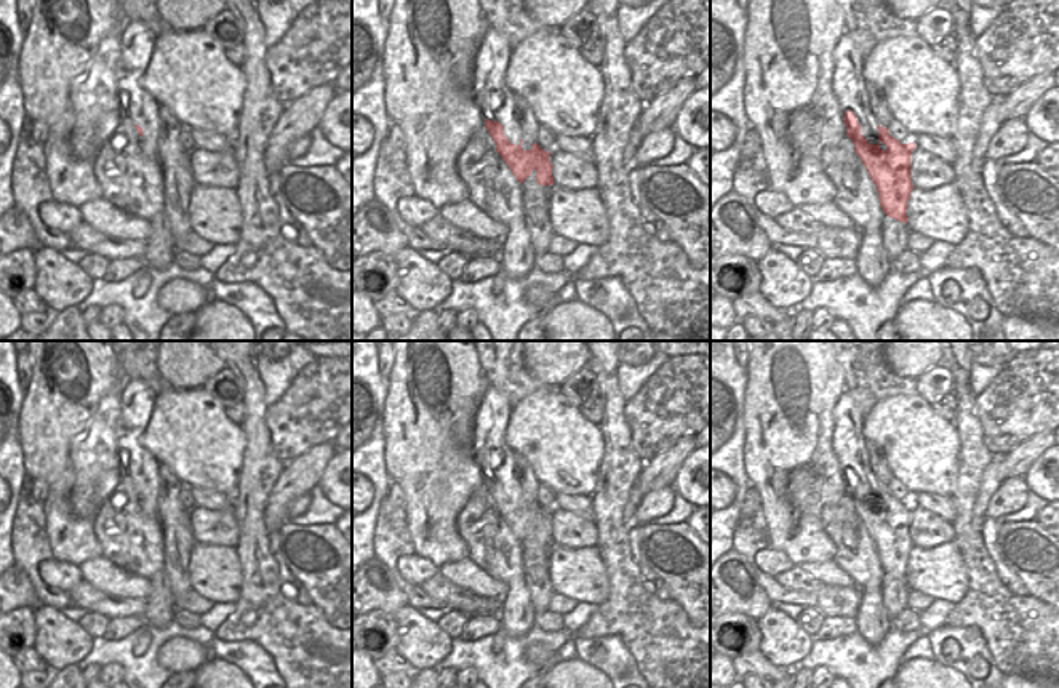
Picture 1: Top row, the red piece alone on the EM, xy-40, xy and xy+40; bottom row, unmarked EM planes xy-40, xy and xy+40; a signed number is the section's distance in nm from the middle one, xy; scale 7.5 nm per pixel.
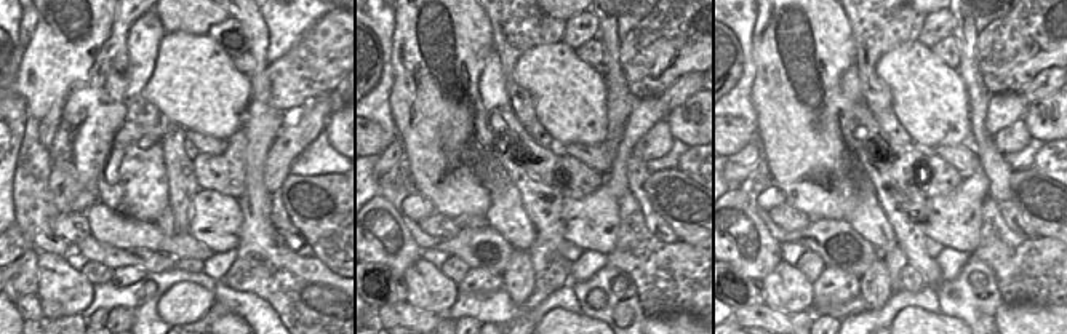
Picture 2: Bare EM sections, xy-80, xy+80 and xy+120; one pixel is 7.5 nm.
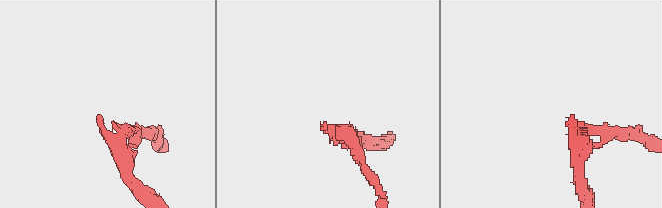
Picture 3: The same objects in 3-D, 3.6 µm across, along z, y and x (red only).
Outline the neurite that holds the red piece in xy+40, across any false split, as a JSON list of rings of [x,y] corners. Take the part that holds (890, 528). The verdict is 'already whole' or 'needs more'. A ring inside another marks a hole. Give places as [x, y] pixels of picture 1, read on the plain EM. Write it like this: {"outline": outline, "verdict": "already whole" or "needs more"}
{"outline": [[[845,390],[833,410],[833,454],[846,494],[875,542],[883,571],[907,582],[907,558],[913,547],[910,514],[915,502],[901,502],[875,478],[862,437],[864,419],[853,397]]], "verdict": "needs more"}

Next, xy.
{"outline": [[[488,387],[475,414],[472,456],[482,469],[485,486],[496,502],[496,510],[522,542],[534,528],[539,544],[553,542],[550,510],[537,501],[530,509],[522,507],[522,491],[515,475],[515,453],[504,440],[510,414],[509,400],[494,387]]], "verdict": "needs more"}

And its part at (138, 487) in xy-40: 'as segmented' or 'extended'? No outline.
extended

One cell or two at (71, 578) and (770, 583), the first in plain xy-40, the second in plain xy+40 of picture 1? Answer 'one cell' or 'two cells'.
two cells

